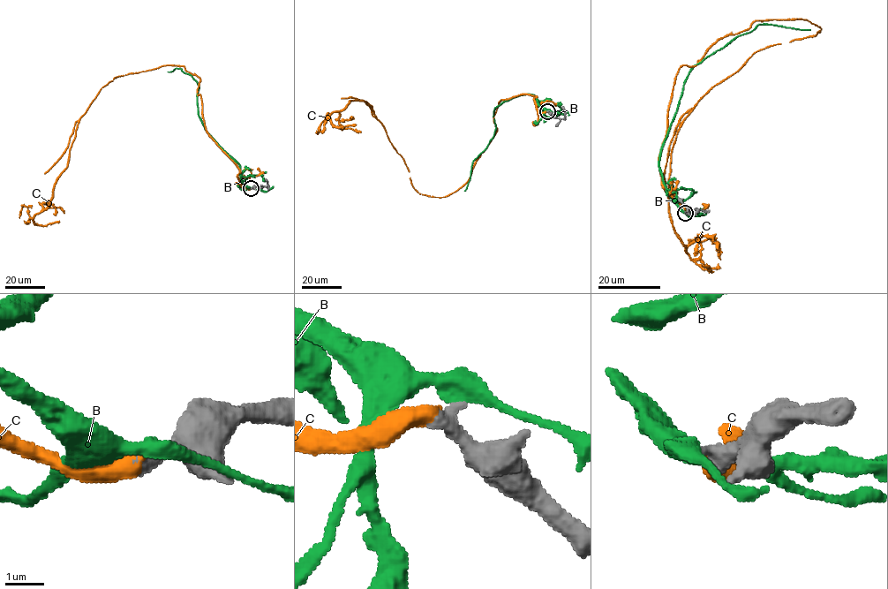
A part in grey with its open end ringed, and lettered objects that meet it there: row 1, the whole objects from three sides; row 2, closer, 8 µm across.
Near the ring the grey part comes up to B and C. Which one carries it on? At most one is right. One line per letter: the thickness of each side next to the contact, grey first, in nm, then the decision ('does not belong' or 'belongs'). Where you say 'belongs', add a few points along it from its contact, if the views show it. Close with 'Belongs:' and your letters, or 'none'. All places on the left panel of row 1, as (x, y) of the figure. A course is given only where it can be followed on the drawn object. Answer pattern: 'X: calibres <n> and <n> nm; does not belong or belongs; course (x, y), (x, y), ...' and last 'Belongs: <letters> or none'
B: calibres 500 and 440 nm; does not belong
C: calibres 500 and 480 nm; belongs; course (251, 188), (206, 129), (200, 79), (163, 65), (104, 86), (50, 200), (33, 217), (23, 205), (19, 218)
Belongs: C

